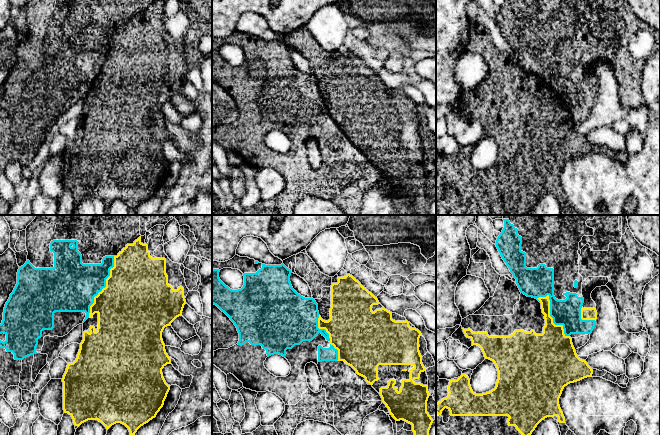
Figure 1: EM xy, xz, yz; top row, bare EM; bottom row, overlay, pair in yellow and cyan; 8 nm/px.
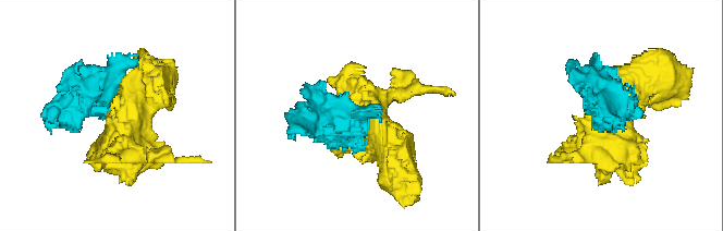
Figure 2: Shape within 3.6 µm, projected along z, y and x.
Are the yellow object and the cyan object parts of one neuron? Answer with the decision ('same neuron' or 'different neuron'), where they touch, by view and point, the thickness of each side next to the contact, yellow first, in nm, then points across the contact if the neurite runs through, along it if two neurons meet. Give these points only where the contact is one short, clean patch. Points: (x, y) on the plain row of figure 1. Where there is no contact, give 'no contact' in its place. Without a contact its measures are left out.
different neuron; meets yellow in yz at (549, 90); 260 nm thick on the yellow side, 220 nm on the other

